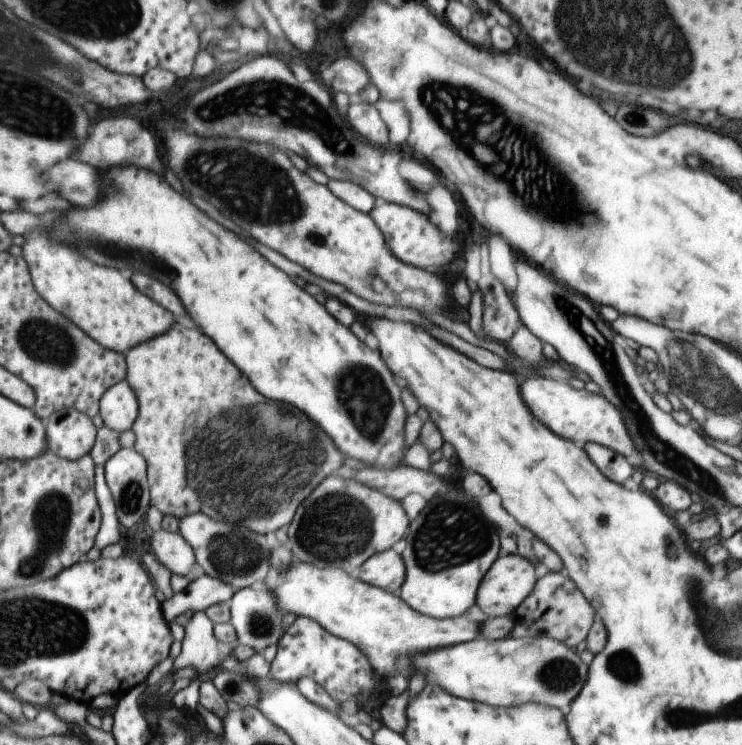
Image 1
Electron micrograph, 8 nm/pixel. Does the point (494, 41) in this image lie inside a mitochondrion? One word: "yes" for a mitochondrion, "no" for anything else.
no

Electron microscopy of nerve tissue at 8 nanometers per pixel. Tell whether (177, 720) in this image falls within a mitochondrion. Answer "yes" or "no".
no

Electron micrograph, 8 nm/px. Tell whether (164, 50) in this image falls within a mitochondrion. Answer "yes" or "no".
no

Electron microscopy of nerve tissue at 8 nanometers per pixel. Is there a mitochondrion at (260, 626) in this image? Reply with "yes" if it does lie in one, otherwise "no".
yes

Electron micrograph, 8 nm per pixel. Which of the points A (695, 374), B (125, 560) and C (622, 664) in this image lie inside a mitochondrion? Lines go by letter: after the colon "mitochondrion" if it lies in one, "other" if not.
A: mitochondrion
B: other
C: mitochondrion

